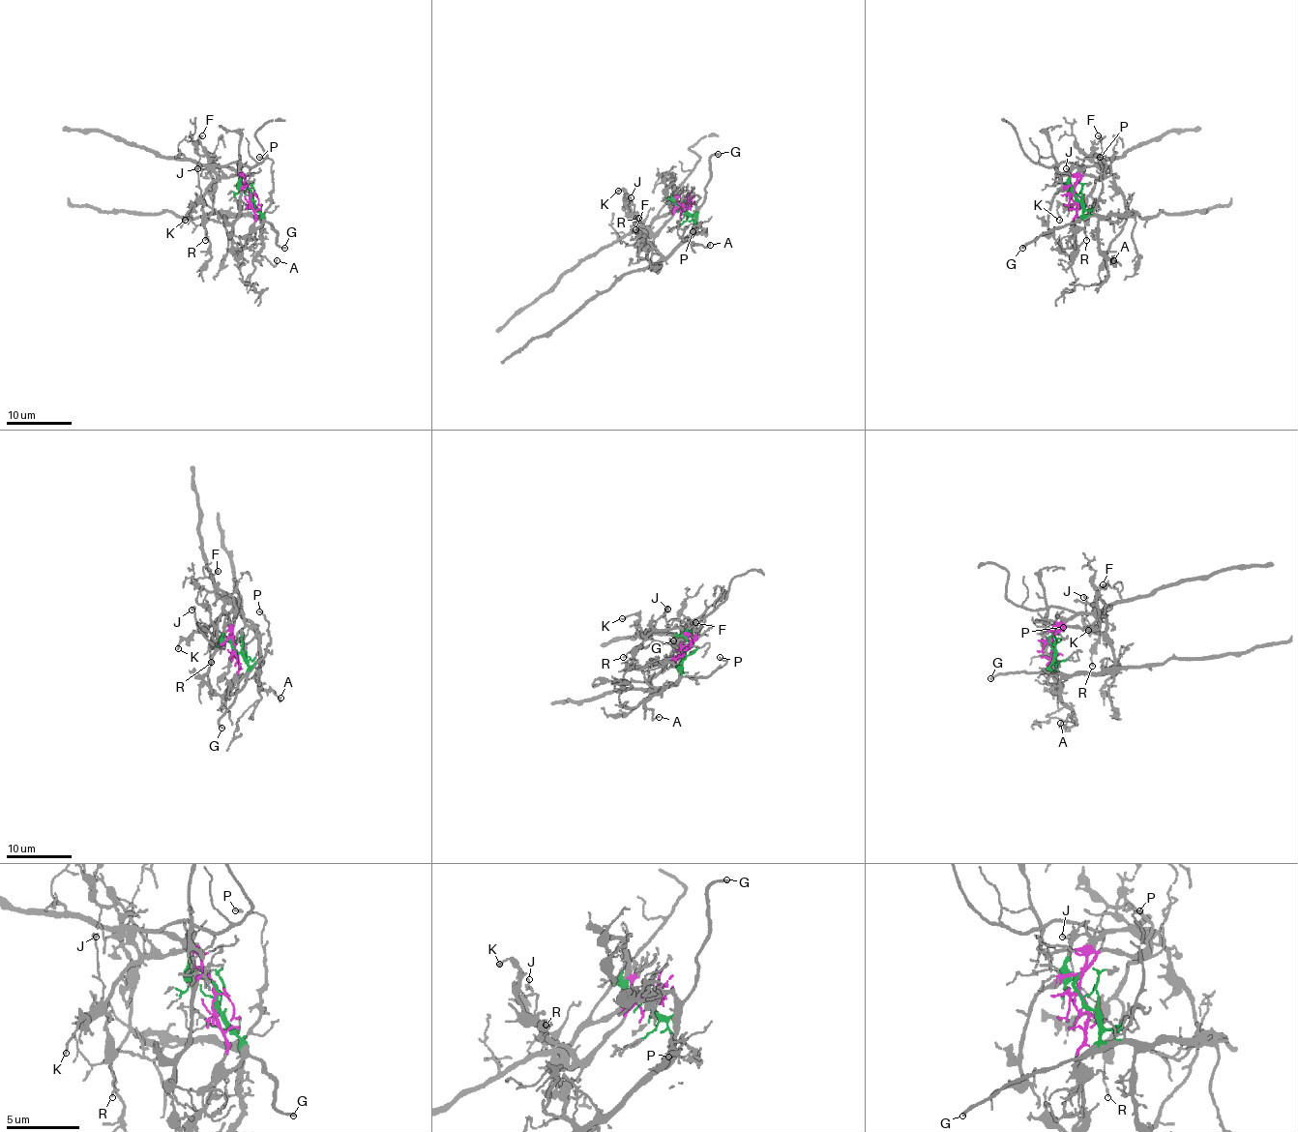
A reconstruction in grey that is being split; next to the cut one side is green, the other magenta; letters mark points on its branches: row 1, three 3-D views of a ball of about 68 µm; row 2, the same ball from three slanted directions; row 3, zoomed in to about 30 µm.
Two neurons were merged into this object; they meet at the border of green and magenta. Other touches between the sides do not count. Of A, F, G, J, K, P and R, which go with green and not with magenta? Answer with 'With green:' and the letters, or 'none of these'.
With green: A, G, P

